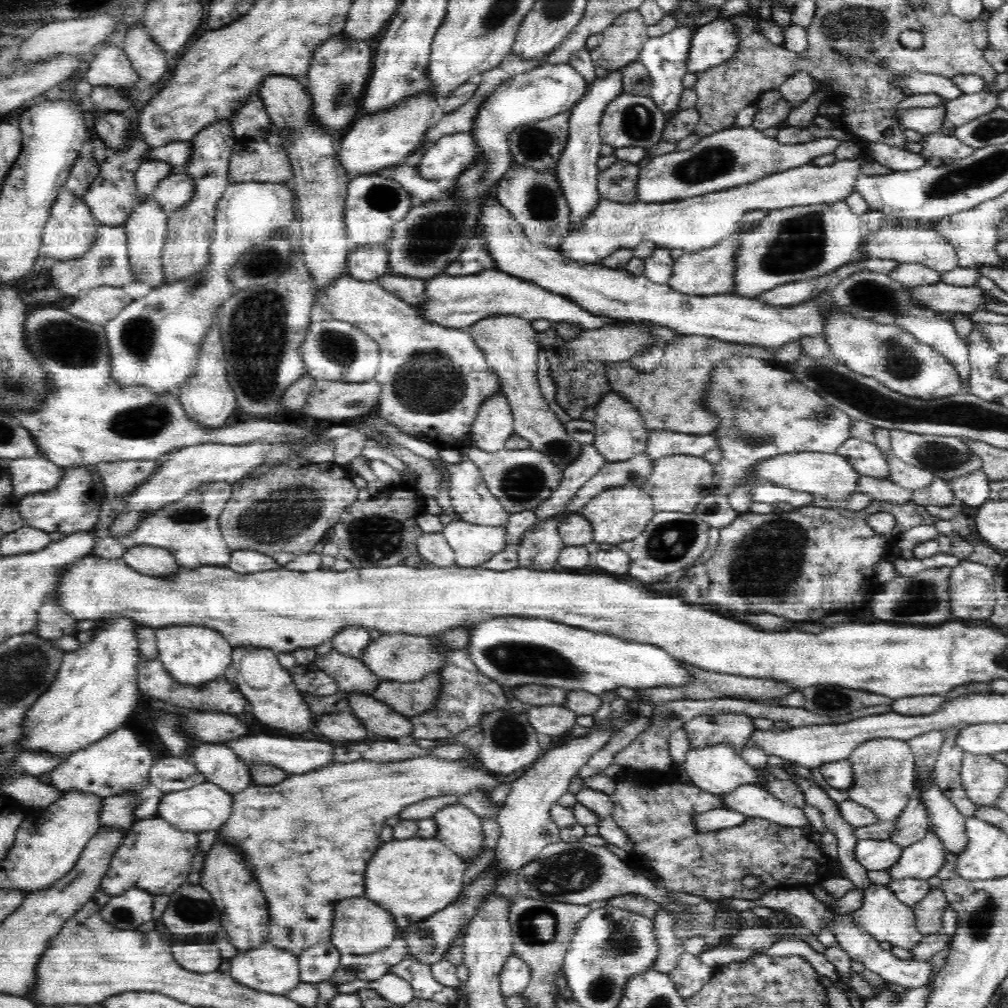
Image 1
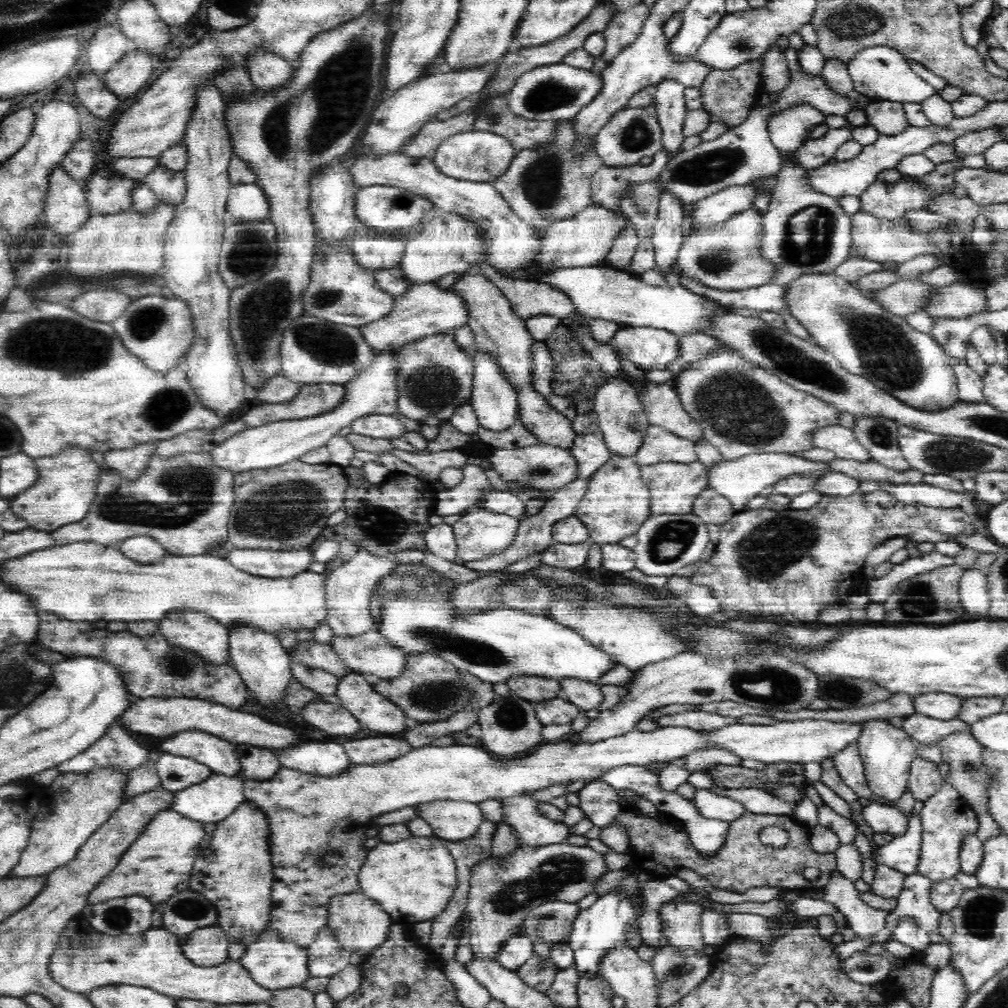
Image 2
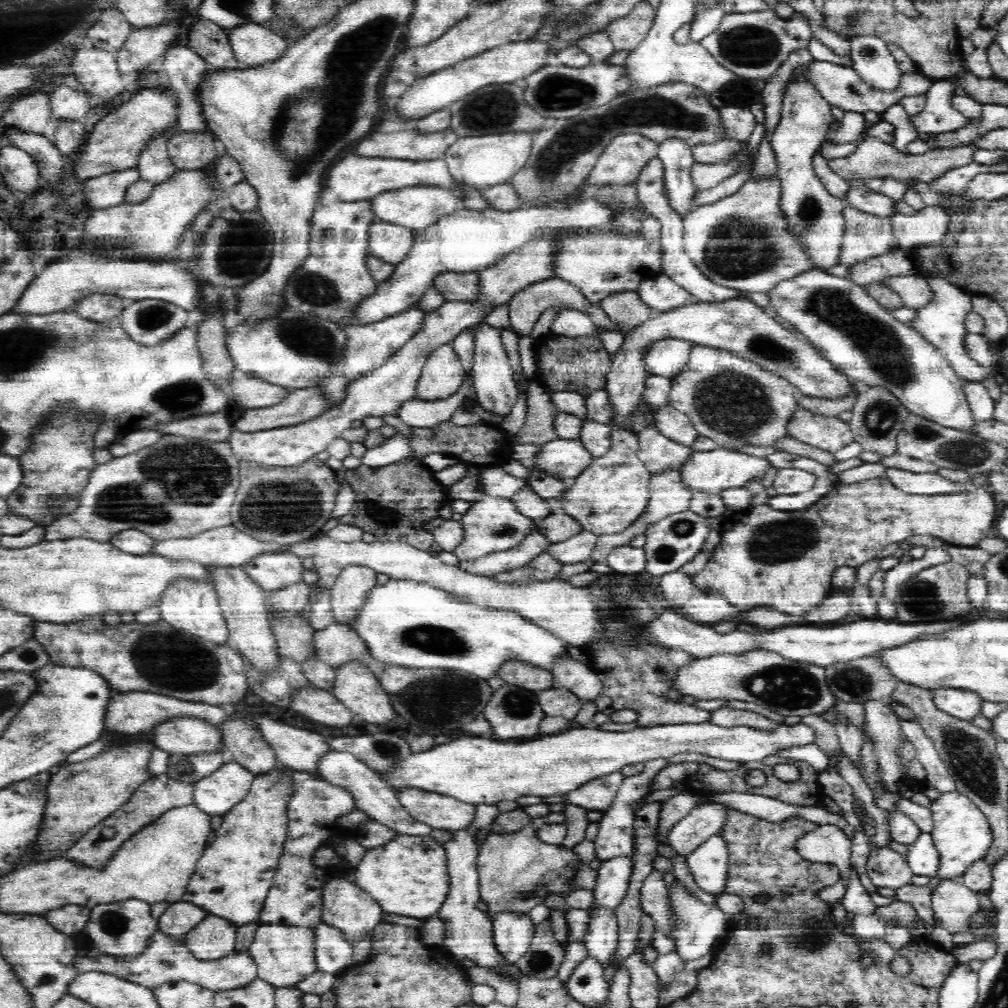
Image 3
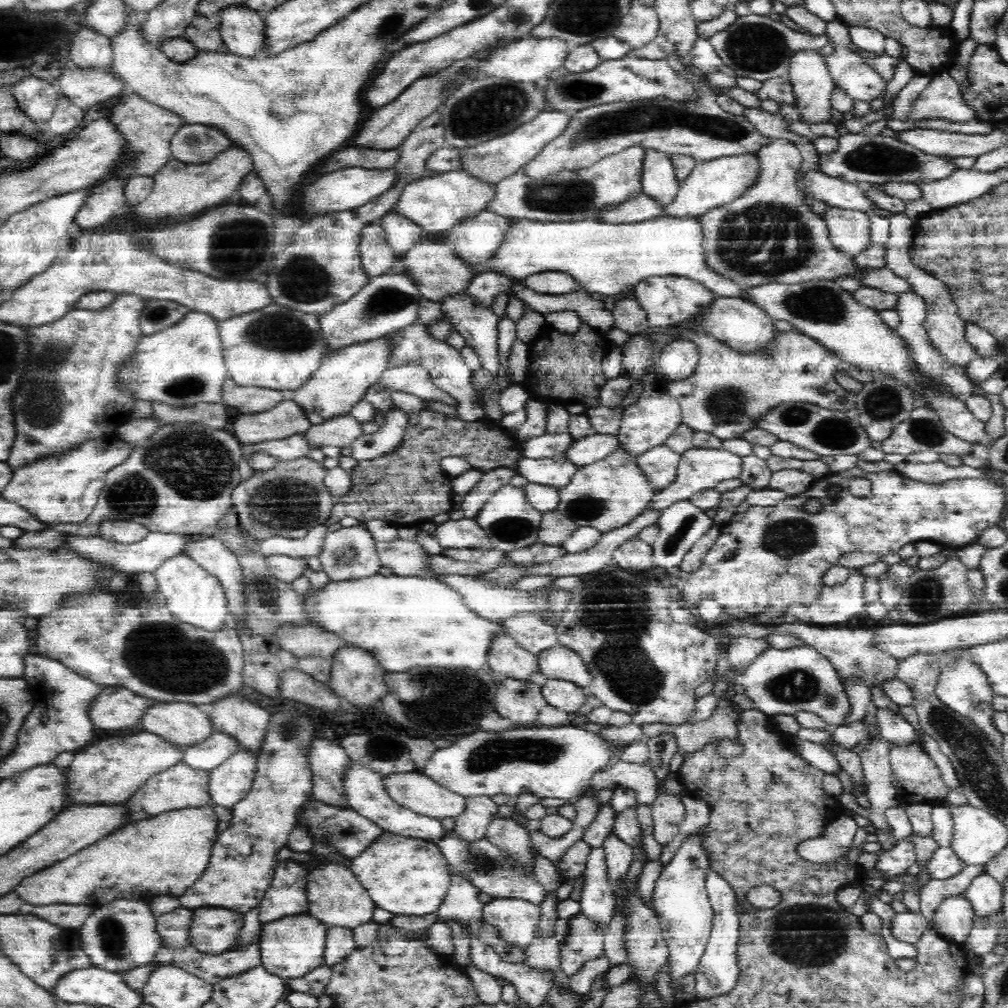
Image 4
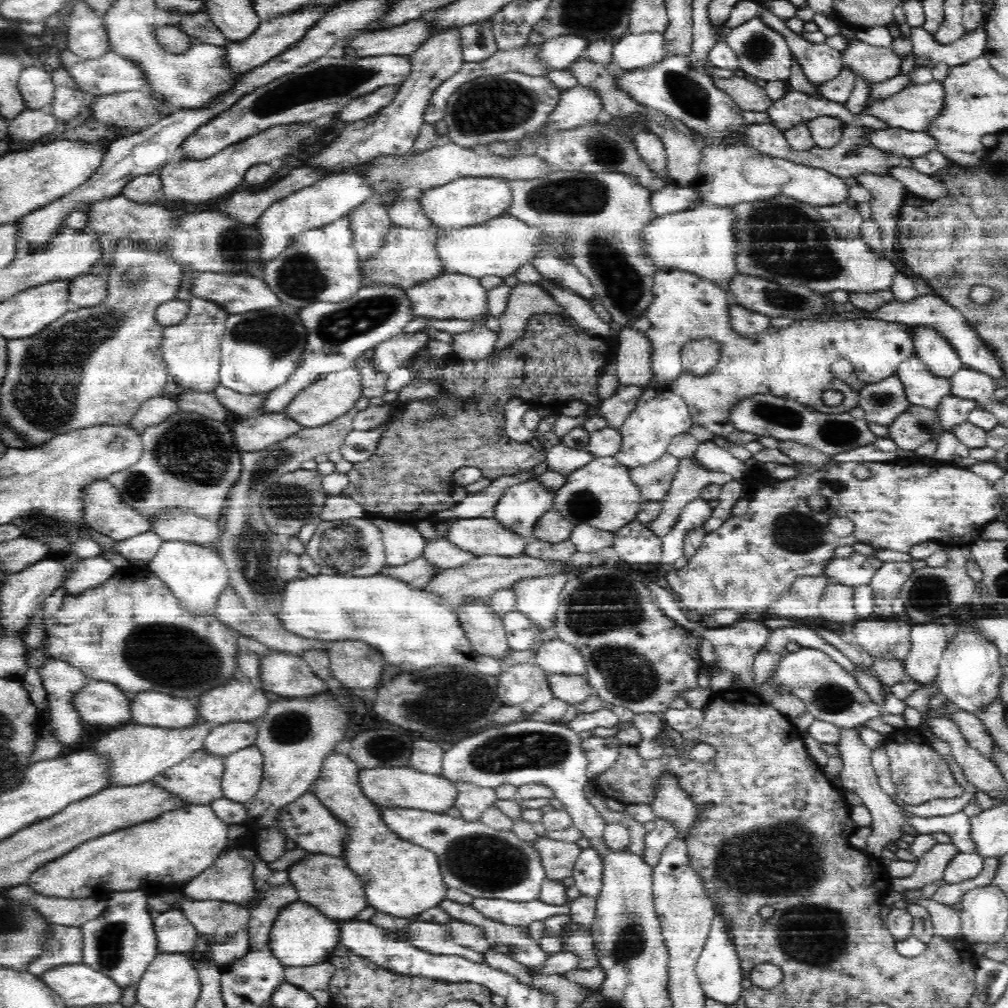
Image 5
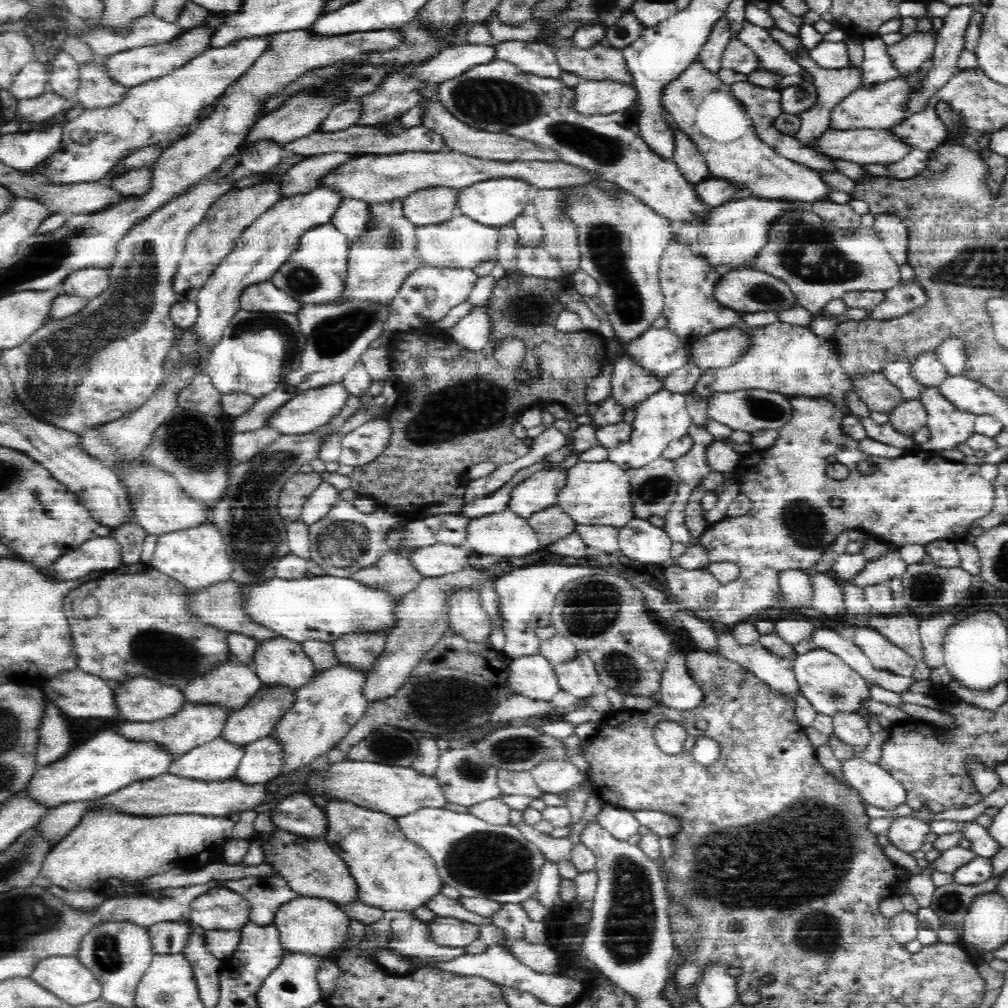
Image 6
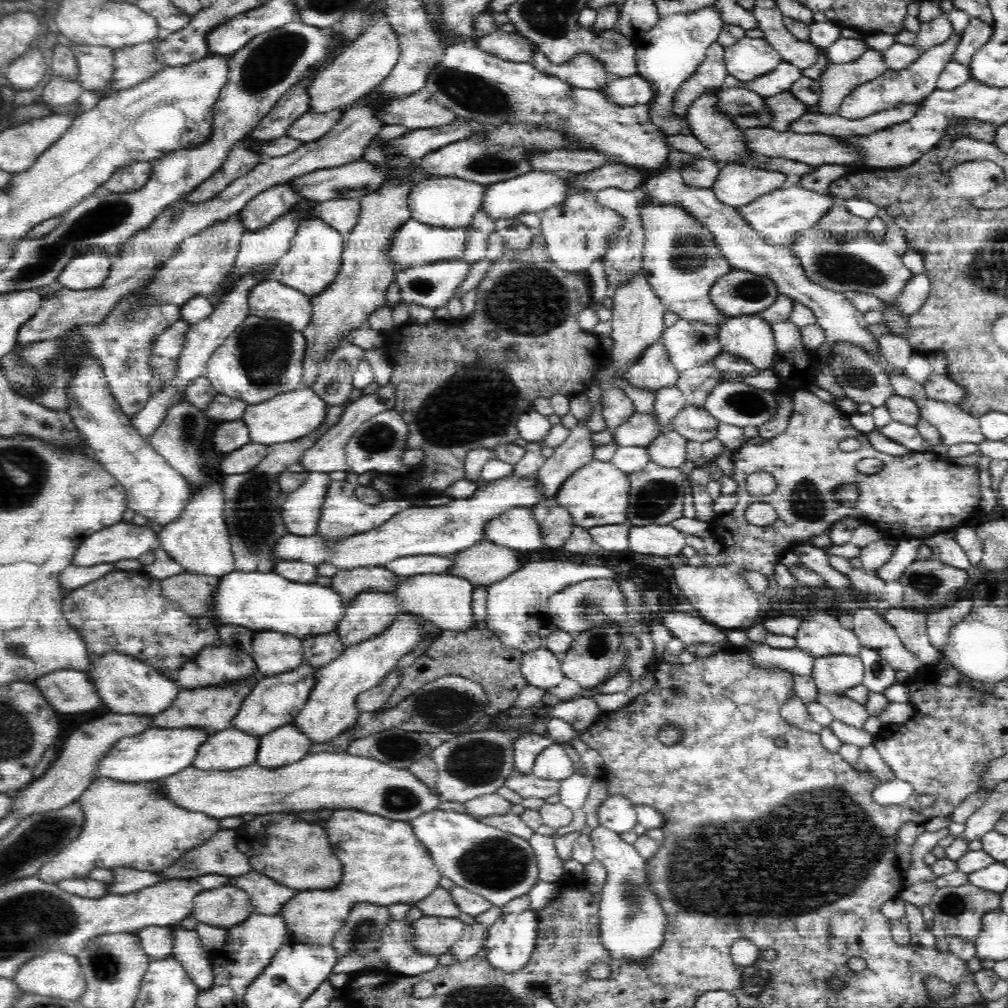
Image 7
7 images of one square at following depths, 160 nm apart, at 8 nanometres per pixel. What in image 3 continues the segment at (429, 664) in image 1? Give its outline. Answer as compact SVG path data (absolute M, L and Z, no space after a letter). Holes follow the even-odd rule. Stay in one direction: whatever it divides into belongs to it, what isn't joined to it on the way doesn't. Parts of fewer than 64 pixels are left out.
M330 624L314 632L314 650L318 658L337 668L347 661L360 660L368 668L378 666L378 661L370 655L362 637L345 624Z

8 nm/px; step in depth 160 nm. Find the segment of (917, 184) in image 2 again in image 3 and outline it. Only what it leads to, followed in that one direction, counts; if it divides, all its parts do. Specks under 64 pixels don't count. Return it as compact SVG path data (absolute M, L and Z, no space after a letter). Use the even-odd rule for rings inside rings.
M849 186L843 200L847 205L857 208L859 211L879 217L890 217L896 213L896 207L894 207L896 200L886 194L872 191L866 186L858 186L858 188Z

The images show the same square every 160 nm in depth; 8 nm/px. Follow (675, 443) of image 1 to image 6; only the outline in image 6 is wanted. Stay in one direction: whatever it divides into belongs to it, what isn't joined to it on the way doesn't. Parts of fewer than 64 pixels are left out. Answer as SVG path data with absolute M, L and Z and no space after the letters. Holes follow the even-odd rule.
M661 457L627 473L634 516L646 520L651 516L664 517L676 498L678 485L682 484L675 471L675 462Z

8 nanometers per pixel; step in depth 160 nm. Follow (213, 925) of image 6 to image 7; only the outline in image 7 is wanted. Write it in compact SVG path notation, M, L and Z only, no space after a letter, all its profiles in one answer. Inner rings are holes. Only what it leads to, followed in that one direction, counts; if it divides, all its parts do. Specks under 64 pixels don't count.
M228 884L198 894L193 900L191 916L203 924L228 930L251 913L254 909L247 892Z

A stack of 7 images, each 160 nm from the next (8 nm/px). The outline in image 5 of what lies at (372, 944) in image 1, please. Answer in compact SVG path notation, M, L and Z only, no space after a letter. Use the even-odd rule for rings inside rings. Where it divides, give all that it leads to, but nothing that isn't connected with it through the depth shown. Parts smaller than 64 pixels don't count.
M325 853L309 854L296 865L288 869L290 884L297 890L298 900L314 905L328 917L338 922L356 918L368 906L362 882L347 866L342 857L334 857Z

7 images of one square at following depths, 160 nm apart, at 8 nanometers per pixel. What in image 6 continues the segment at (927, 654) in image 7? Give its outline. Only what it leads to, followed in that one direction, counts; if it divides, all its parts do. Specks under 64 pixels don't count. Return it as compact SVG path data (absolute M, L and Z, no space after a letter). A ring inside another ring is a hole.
M903 611L893 615L874 615L874 618L870 617L867 626L877 630L886 640L899 646L916 660L922 660L924 652L919 635L920 623L919 614Z

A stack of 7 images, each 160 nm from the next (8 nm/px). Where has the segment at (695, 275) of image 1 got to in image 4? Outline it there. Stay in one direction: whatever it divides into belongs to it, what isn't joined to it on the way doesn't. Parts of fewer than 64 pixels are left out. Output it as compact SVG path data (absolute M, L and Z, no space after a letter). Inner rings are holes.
M778 139L776 142L772 140L769 146L762 147L754 155L761 161L757 182L733 202L700 215L701 228L704 228L705 260L708 260L709 268L720 276L733 280L745 290L768 283L800 284L813 280L836 281L842 275L856 273L856 277L860 279L860 286L896 294L911 291L910 283L896 275L890 267L859 270L854 264L853 256L838 252L837 248L831 245L827 224L805 205L801 192L795 185L795 174L803 164L803 157L794 143L785 139Z

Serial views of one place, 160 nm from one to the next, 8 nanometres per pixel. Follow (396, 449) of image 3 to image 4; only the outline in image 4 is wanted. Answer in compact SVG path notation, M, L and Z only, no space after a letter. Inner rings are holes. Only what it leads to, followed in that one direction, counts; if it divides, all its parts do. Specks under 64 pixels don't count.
M393 407L384 414L384 421L374 434L364 433L350 446L356 461L373 460L391 454L402 444L409 415Z

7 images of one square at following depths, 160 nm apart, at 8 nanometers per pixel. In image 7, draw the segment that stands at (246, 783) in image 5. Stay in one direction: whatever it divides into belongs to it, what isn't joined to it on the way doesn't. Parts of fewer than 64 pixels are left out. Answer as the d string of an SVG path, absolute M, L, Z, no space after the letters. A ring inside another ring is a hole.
M293 723L275 728L260 737L260 747L253 764L261 765L262 768L282 768L283 765L298 762L307 755L313 743Z

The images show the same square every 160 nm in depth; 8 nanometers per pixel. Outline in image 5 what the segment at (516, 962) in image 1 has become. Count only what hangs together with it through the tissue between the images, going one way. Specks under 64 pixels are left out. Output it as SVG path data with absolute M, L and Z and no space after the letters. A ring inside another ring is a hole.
M539 898L532 901L511 901L506 899L476 899L472 906L486 918L501 924L527 929L534 921L543 921L550 916L573 915L574 902L564 906L546 904Z

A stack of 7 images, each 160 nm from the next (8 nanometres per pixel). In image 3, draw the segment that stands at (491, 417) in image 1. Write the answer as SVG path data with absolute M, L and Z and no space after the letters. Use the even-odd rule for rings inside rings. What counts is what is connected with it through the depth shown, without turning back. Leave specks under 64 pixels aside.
M480 322L477 327L474 348L474 367L470 382L473 384L472 395L475 402L486 412L506 416L511 410L516 400L518 400L519 389L514 381L513 370L509 364L507 353L502 341L502 329Z

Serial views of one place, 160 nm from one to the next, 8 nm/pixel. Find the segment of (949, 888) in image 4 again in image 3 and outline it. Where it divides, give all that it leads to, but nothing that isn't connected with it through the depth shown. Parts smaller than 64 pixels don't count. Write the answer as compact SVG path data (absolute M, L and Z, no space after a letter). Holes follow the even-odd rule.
M932 877L930 882L926 886L914 886L912 883L906 884L900 888L895 889L893 900L899 900L900 902L909 902L915 908L917 916L923 921L926 931L931 935L934 924L933 918L935 916L933 911L933 905L931 904L931 896L933 895L933 888L937 887L937 884L942 879L936 879Z

